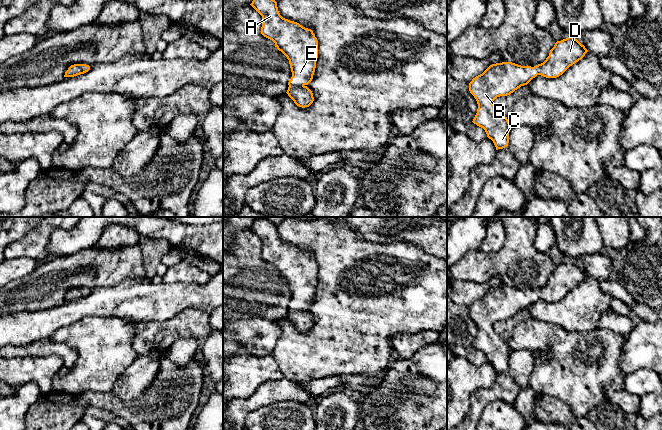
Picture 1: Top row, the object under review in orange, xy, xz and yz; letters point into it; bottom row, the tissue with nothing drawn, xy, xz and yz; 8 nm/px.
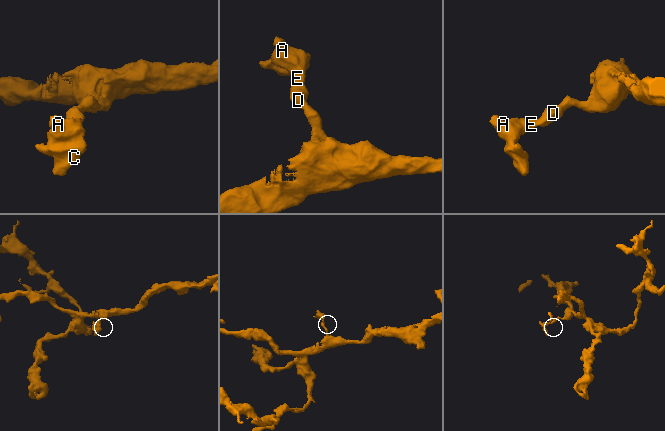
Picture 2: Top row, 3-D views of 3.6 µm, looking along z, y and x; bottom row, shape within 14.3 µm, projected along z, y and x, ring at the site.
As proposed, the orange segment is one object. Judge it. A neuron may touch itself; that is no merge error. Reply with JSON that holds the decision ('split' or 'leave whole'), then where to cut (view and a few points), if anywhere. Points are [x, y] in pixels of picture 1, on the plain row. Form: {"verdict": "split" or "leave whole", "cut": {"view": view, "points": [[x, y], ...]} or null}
{"verdict": "leave whole", "cut": null}

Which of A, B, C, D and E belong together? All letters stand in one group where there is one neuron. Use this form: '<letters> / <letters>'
A B C D E

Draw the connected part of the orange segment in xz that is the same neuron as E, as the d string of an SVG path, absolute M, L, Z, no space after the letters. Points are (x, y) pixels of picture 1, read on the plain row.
M266 219L255 220L250 229L262 240L261 258L272 264L289 284L292 301L286 317L297 330L309 331L314 321L307 309L313 303L318 282L315 258L311 253L283 242L277 226Z

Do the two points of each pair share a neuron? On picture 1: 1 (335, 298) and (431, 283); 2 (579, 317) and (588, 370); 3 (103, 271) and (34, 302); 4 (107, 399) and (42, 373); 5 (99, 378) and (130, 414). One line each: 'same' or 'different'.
1: same
2: different
3: same
4: different
5: different

